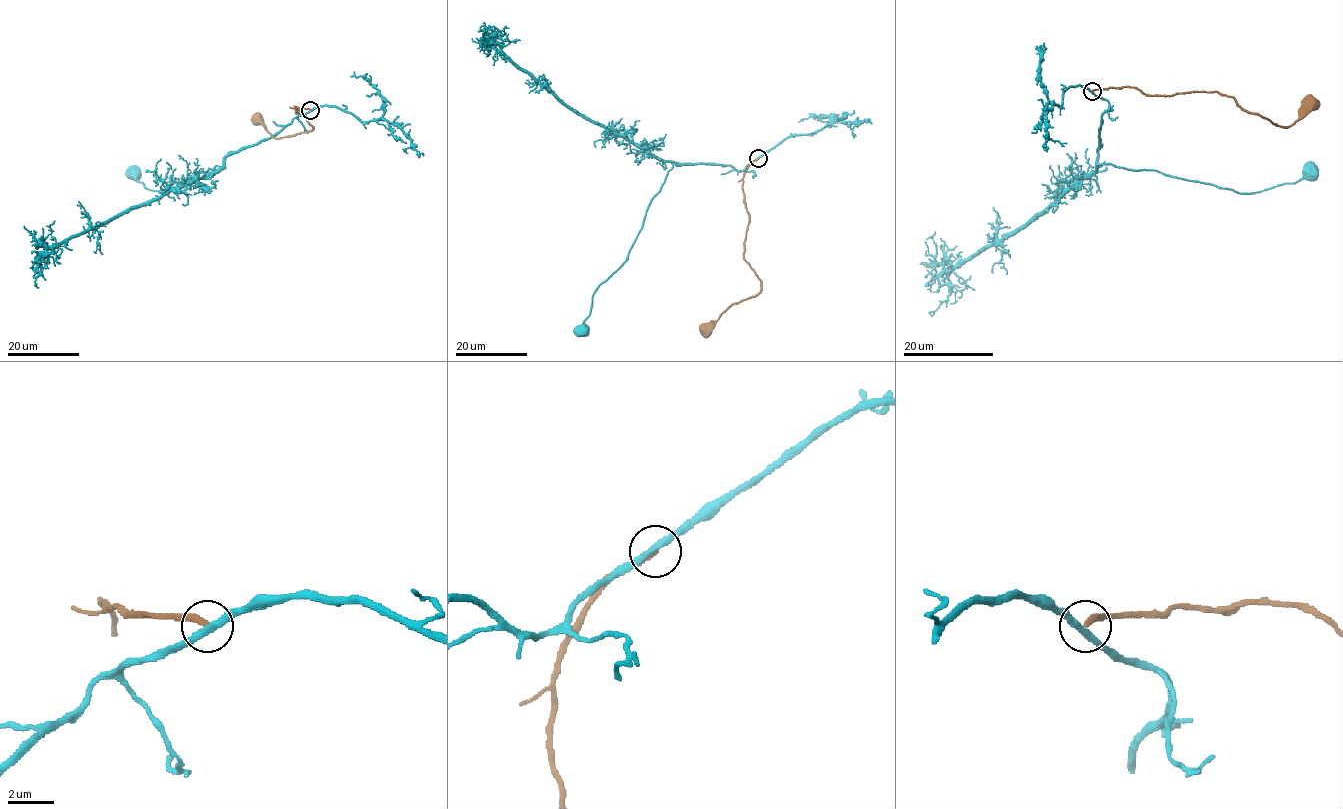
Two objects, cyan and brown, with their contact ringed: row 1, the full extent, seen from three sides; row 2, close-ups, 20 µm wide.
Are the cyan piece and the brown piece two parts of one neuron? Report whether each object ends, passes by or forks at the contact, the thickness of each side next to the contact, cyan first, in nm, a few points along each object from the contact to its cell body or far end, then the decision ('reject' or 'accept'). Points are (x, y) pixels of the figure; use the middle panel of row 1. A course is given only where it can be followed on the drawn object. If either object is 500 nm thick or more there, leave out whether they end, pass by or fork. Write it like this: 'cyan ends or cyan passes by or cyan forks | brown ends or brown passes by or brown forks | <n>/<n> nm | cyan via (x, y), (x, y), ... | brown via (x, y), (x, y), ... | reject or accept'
cyan passes by | brown ends | 300/280 nm | cyan via (759, 158), (741, 171), (730, 166), (672, 162), (672, 167), (652, 200), (627, 259), (599, 285), (581, 331) | brown via (759, 158), (748, 167), (743, 192), (749, 216), (744, 257), (760, 281), (760, 290), (733, 303), (701, 333) | reject

